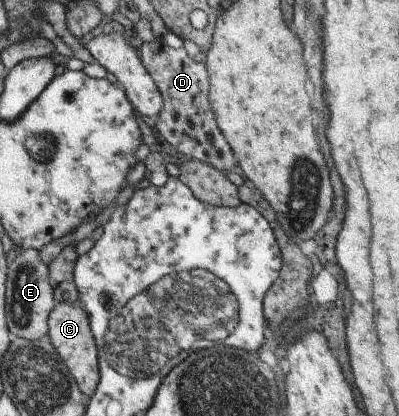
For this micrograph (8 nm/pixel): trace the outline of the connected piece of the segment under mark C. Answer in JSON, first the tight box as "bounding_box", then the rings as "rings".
{"bounding_box":[48,302,100,396],"rings":[[[59,302],[49,315],[48,339],[54,344],[58,353],[64,358],[81,390],[91,396],[100,383],[100,367],[98,367],[98,344],[91,328],[89,313],[79,302]]]}

